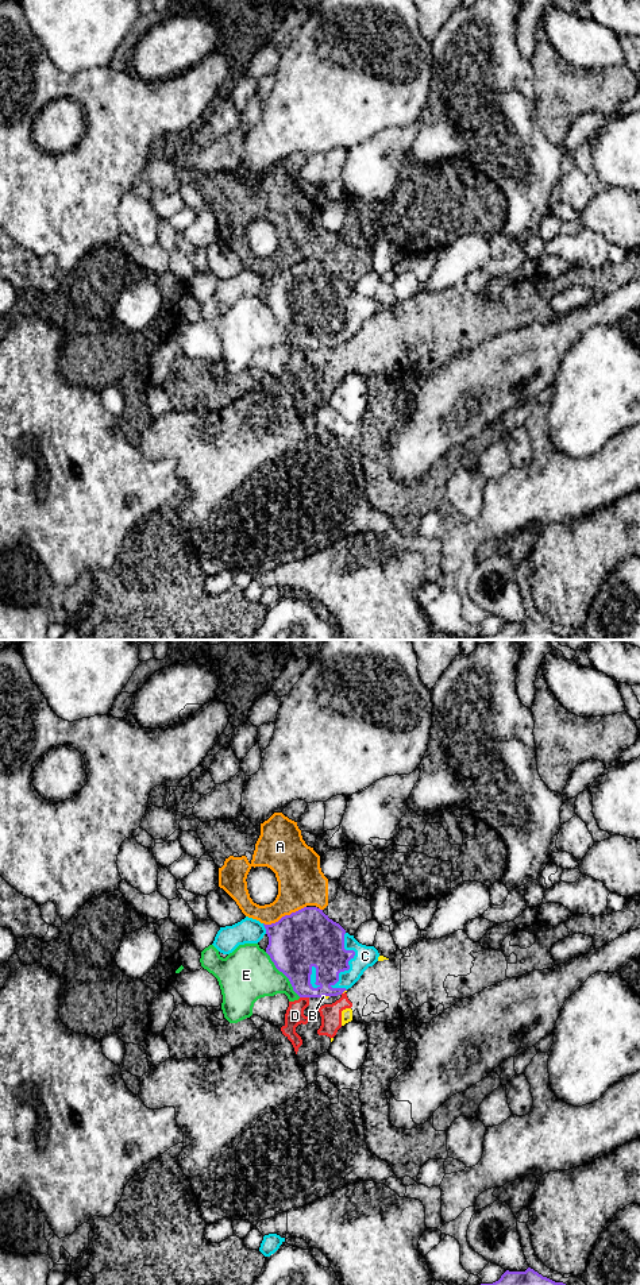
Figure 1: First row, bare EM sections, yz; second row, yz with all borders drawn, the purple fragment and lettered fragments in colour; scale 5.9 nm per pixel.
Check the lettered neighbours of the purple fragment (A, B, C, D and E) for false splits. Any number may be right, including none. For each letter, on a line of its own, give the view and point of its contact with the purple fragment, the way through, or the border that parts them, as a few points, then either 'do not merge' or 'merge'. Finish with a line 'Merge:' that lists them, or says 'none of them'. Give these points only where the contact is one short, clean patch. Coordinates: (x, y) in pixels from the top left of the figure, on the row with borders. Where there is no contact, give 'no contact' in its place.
A: yz (285, 915) | do not merge
B: yz (326, 995) | along yz (330, 996), (322, 998) | do not merge
C: yz (350, 959) | merge
D: yz (304, 996) | along yz (300, 996), (308, 998) | do not merge
E: yz (284, 973) | do not merge
Merge: C

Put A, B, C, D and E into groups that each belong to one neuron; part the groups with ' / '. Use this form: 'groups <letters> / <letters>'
groups A / B D / C / E

